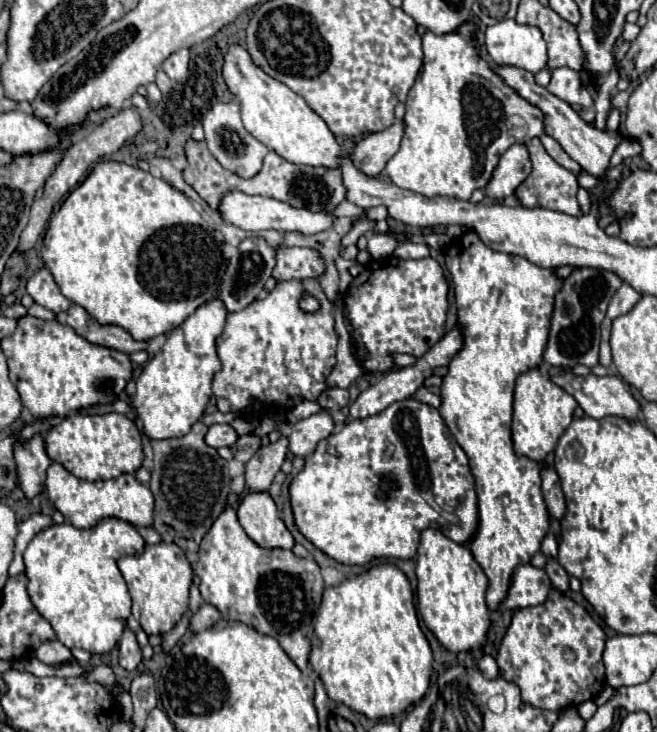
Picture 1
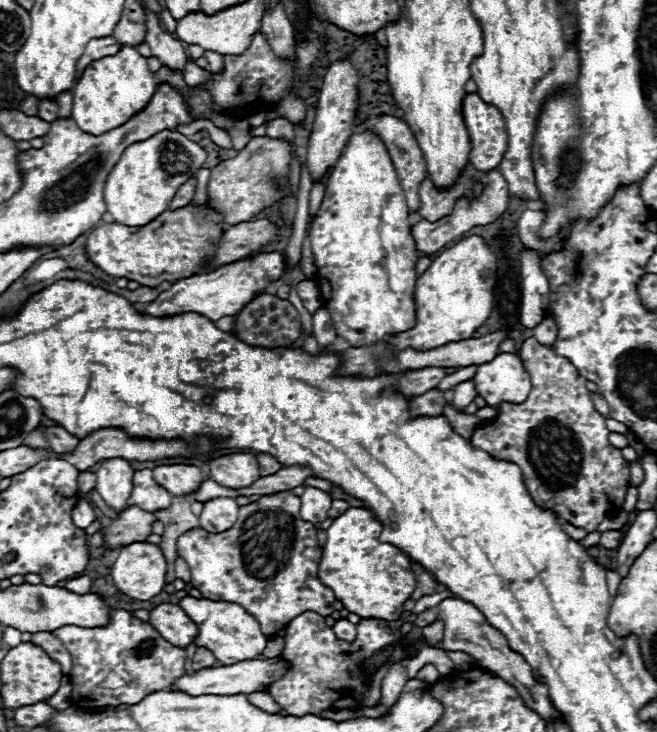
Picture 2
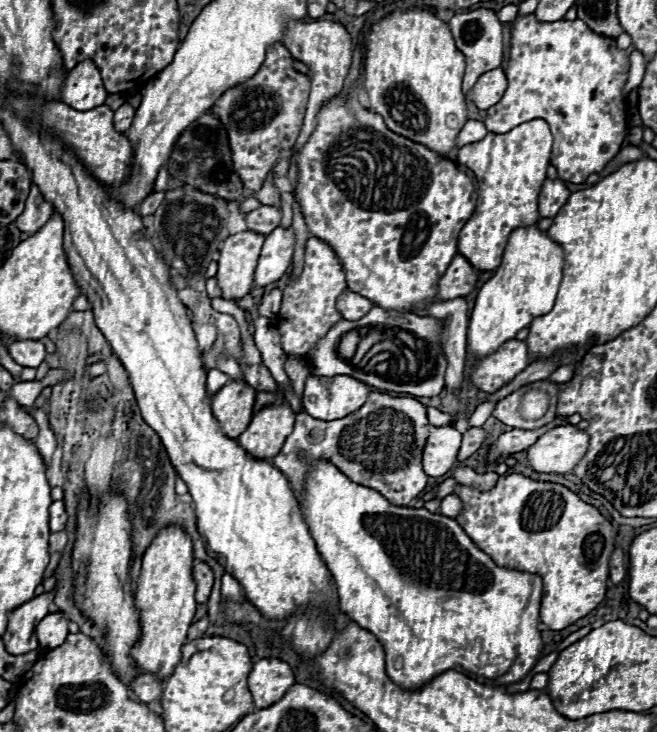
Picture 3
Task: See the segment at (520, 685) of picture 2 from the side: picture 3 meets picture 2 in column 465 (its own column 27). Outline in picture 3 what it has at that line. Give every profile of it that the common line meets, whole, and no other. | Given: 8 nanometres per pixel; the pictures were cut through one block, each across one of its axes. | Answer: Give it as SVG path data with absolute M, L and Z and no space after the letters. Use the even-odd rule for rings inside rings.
M54 590L32 598L6 614L8 624L2 634L2 642L10 654L26 654L38 648L38 638L34 634L34 628L36 622L40 622L40 618L48 614L48 604L52 604L52 598Z

